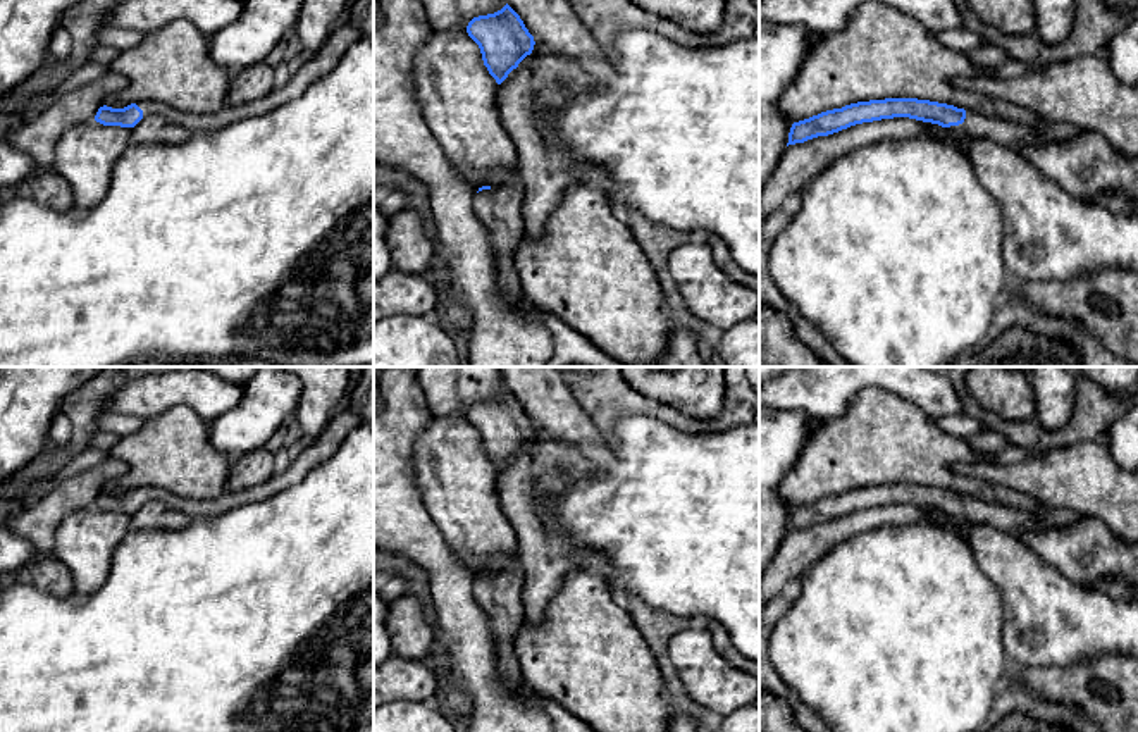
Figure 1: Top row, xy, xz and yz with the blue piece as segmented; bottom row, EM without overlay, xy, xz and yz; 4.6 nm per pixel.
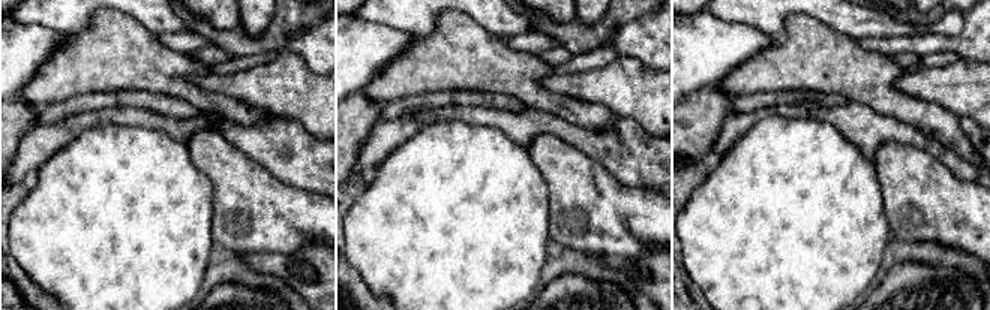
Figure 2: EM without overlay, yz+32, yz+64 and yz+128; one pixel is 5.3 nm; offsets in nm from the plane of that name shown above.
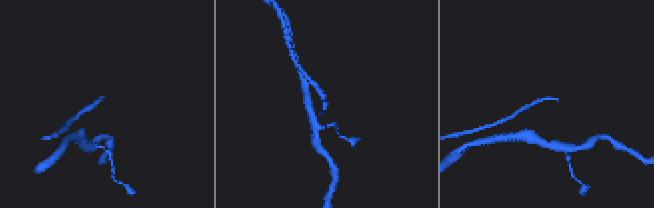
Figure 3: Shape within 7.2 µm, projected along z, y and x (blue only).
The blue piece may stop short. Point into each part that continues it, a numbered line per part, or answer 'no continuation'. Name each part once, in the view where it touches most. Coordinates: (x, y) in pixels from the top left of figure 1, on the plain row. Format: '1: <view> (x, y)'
1: yz (1013, 521)

